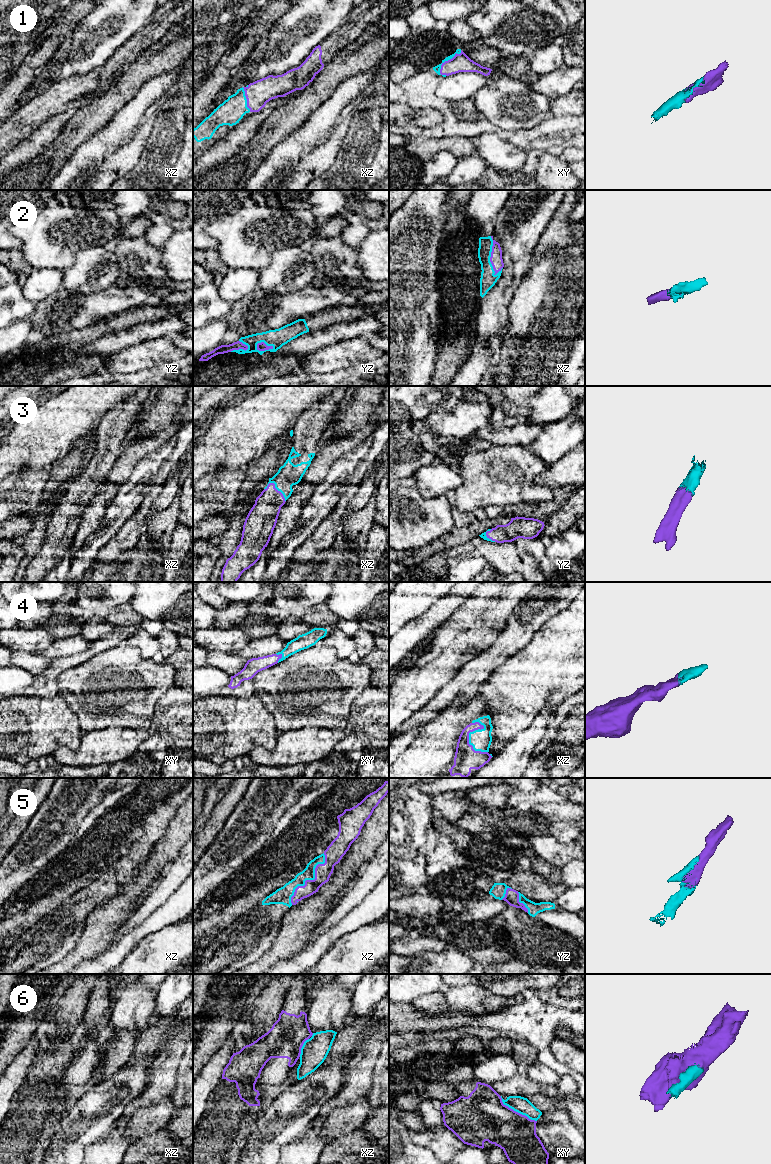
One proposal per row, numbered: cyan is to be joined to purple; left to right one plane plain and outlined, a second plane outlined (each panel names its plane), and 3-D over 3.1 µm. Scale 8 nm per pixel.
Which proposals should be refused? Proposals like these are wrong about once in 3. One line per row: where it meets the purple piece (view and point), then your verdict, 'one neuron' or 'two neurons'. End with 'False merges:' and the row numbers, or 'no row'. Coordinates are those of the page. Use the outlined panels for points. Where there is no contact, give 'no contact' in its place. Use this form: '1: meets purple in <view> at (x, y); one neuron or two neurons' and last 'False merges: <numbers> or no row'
1: meets purple in xy at (448, 60); one neuron
2: meets purple in xz at (491, 256); one neuron
3: meets purple in xz at (277, 490); one neuron
4: meets purple in xz at (468, 735); one neuron
5: meets purple in xz at (310, 880); one neuron
6: meets purple in xy at (515, 1111); one neuron
False merges: no row

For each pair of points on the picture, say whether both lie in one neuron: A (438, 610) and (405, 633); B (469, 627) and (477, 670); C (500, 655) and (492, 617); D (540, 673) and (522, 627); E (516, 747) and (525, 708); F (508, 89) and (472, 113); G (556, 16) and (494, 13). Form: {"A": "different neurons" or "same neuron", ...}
{"A": "same neuron", "B": "different neurons", "C": "different neurons", "D": "different neurons", "E": "different neurons", "F": "different neurons", "G": "same neuron"}

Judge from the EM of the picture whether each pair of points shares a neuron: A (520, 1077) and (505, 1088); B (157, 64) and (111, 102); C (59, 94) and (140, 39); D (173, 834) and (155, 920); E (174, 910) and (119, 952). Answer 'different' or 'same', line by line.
A: same
B: same
C: same
D: different
E: same

